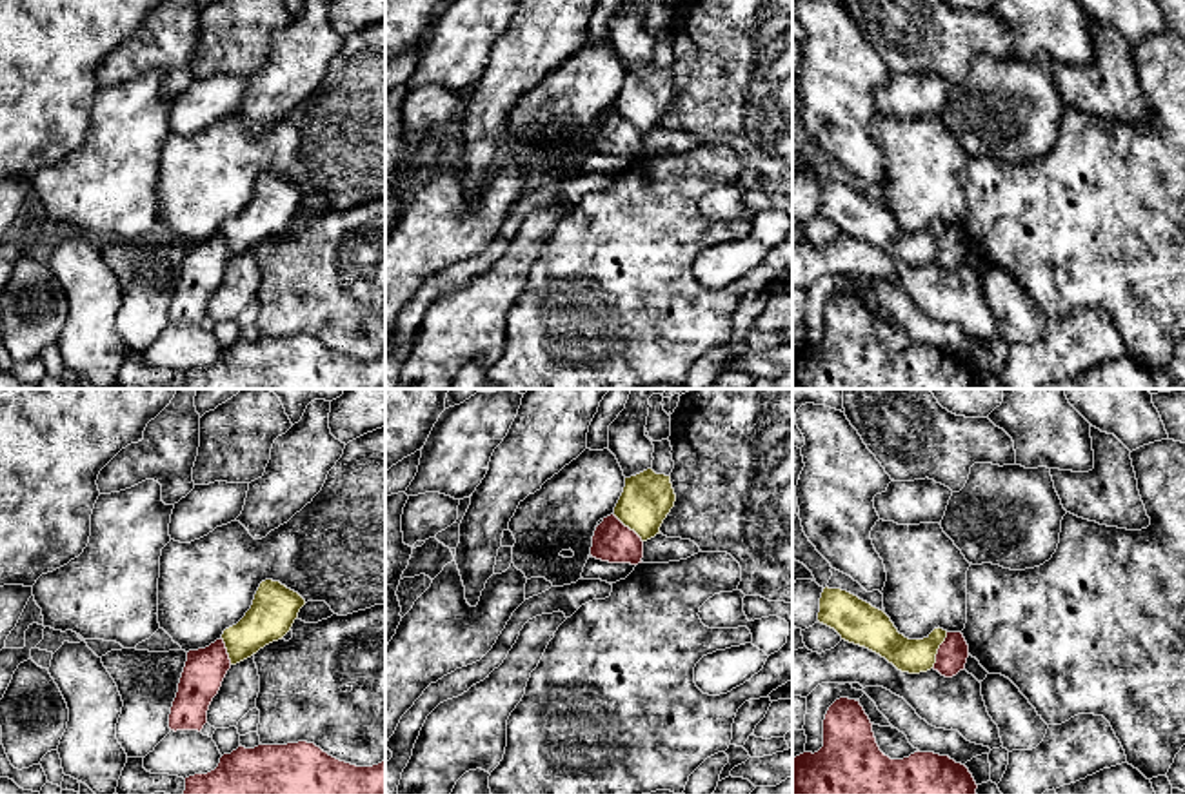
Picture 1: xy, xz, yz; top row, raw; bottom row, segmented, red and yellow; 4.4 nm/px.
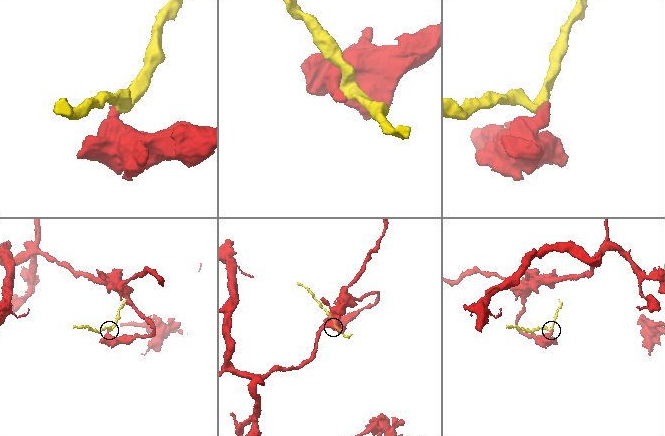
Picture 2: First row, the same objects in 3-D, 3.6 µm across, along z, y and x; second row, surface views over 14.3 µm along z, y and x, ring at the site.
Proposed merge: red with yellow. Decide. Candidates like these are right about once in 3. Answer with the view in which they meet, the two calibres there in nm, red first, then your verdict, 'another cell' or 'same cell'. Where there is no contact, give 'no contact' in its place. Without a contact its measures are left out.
meets red in yz; 140 nm thick on the red side, 150 nm on the other; another cell

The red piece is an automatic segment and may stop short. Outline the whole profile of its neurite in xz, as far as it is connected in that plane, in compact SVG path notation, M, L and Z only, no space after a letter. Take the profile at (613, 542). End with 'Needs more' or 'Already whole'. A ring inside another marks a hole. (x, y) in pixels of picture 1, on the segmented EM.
M611 514L594 531L591 556L609 563L638 565L643 558L643 541Z. Already whole

